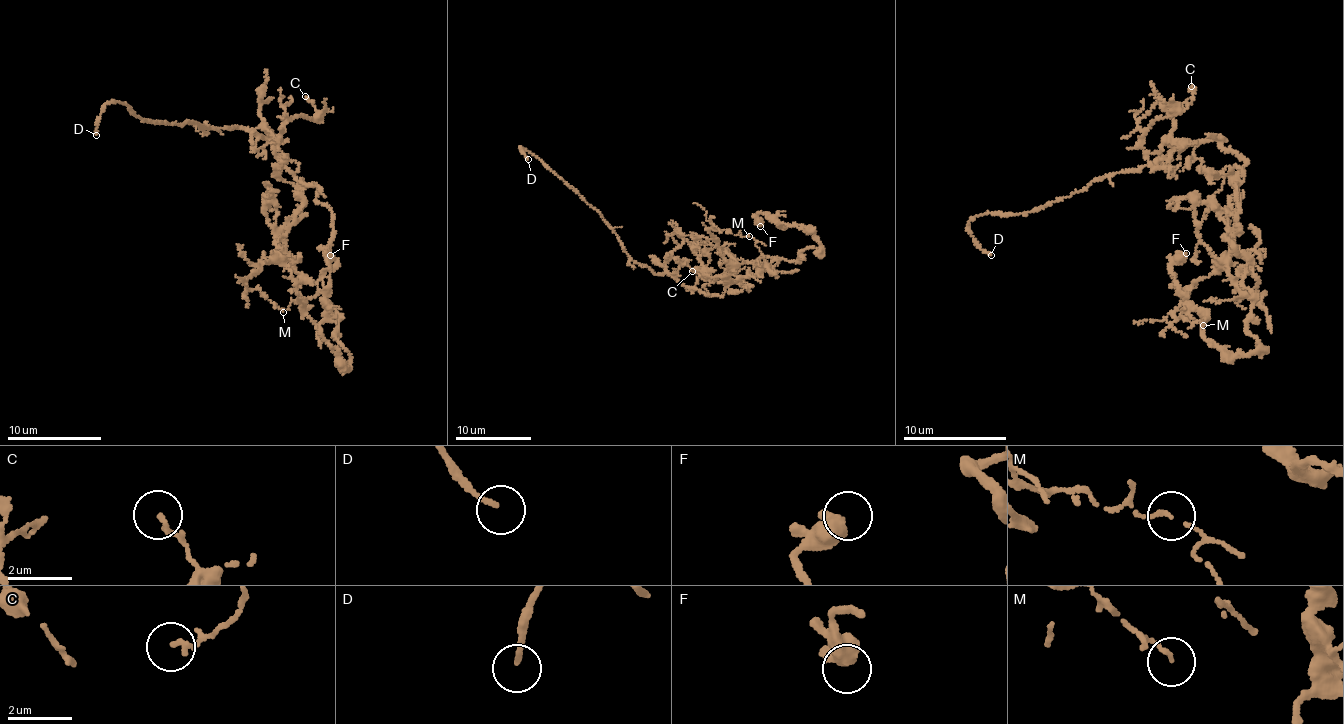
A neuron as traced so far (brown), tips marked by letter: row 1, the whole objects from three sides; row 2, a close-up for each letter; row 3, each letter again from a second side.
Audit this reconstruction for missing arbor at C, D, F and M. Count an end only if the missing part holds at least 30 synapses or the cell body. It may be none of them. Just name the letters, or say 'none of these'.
D

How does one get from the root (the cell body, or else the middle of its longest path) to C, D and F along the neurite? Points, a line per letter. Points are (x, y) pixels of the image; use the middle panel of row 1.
C: (730, 281), (722, 295), (710, 296), (677, 281), (665, 258), (682, 244), (680, 232), (709, 258), (692, 271)
D: (730, 281), (722, 295), (710, 296), (634, 263), (599, 211), (521, 147), (528, 159)
F: (730, 281), (742, 285), (762, 258), (772, 268), (821, 251), (770, 215), (760, 226)

